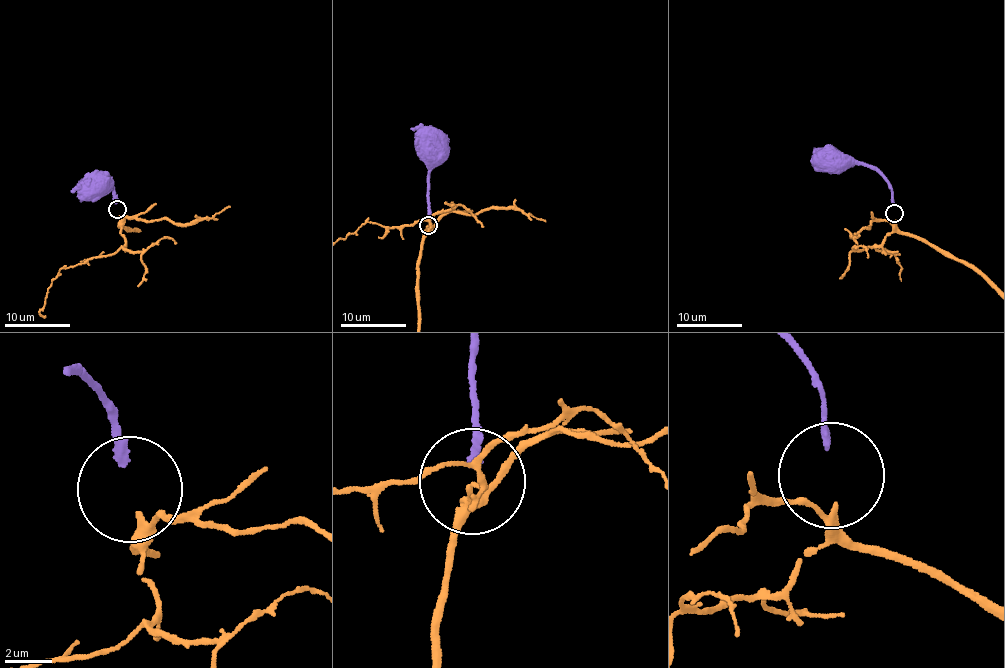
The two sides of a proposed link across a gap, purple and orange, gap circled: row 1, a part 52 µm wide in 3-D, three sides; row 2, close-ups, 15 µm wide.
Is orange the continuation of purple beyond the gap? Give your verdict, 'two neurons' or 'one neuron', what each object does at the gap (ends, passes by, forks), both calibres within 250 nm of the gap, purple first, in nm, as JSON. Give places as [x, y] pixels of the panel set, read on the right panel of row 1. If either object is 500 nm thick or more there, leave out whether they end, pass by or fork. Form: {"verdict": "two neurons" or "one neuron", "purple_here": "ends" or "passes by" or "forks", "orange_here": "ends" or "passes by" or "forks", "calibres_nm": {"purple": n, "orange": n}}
{"verdict": "one neuron", "purple_here": "ends", "orange_here": "passes by", "calibres_nm": {"purple": 320, "orange": 220}}

